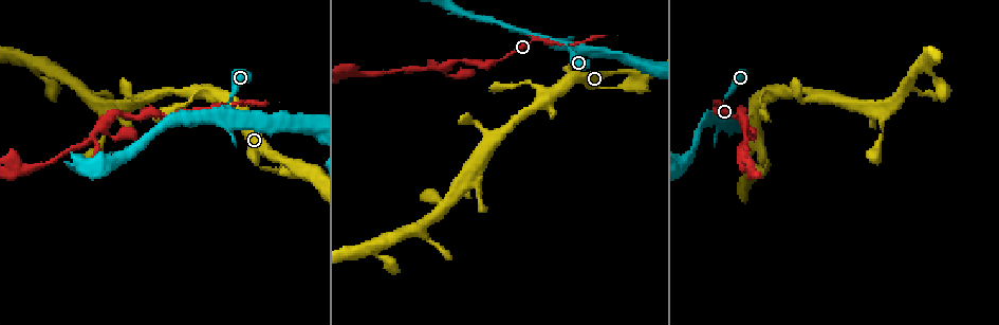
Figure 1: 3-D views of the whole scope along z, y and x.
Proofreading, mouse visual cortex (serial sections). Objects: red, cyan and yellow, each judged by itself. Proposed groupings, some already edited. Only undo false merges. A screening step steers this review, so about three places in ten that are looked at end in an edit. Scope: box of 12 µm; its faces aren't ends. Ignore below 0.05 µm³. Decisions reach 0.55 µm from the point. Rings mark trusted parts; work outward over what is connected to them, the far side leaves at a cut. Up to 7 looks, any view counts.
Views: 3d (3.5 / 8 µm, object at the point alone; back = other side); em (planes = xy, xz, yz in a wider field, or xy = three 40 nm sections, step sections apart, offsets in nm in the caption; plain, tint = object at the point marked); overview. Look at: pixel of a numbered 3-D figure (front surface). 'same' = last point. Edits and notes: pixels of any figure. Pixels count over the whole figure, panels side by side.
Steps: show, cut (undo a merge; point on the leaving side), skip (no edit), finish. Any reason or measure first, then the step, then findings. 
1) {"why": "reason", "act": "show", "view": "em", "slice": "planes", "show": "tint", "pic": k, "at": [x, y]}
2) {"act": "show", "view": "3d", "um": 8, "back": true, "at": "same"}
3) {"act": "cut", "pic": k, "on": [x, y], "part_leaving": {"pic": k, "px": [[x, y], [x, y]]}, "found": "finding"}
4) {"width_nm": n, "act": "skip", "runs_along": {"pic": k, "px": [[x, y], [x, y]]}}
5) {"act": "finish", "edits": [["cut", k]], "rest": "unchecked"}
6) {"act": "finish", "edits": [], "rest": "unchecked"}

{"why": "thin neck", "act": "show", "view": "3d", "um": 8, "pic": 1, "at": [562, 42]}

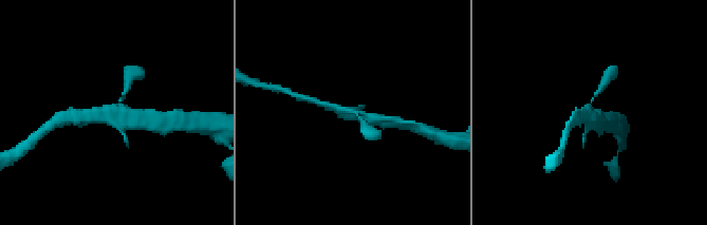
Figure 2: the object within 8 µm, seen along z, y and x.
{"why": "zoom in", "act": "show", "view": "3d", "um": 3.5, "pic": 2, "at": [354, 110]}

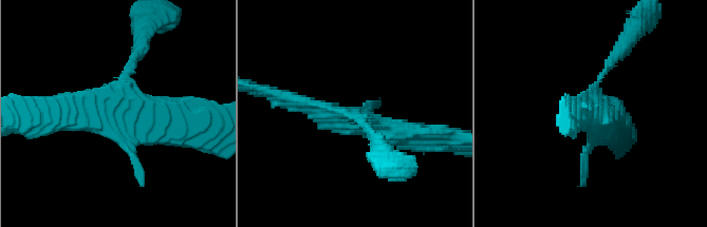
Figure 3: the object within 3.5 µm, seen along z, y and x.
{"why": "need the tissue", "act": "show", "view": "em", "slice": "xy", "step": 5, "show": "tint", "pic": 3, "at": [596, 94]}

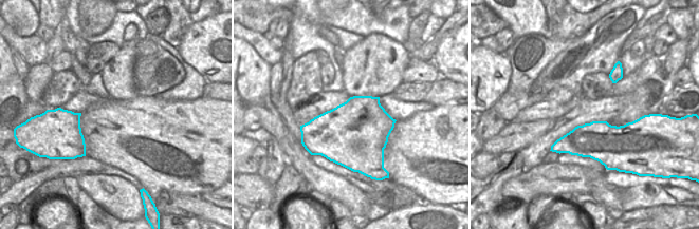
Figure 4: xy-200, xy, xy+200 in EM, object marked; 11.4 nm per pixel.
{"act": "skip", "runs_along": {"pic": 3, "px": [[141, 39], [114, 95], [175, 124]]}, "found": "one cell here"}

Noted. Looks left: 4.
{"why": "four or more arms meet", "act": "show", "view": "3d", "um": 3.5, "pic": 1, "at": [746, 125]}

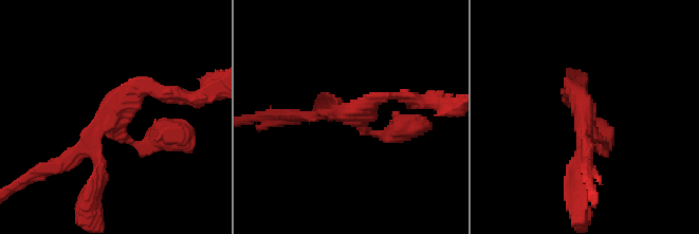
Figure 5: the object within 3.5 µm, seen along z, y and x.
{"arms": 4, "arm_widths_nm": [150, 150, 150, 150], "why": "need the tissue", "act": "show", "view": "em", "slice": "planes", "show": "tint", "pic": 5, "at": [113, 114]}

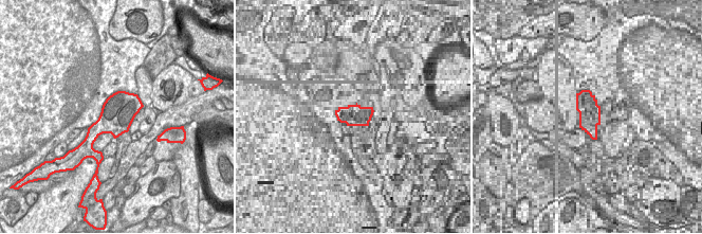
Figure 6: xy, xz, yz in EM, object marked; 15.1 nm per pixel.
{"act": "skip", "runs_along": {"pic": 5, "px": [[169, 92], [141, 89], [56, 164]]}, "found": "all the same cell"}

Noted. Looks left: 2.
{"why": "arms run side by side", "act": "show", "view": "em", "slice": "xy", "step": 5, "show": "tint", "pic": 1, "at": [20, 172]}

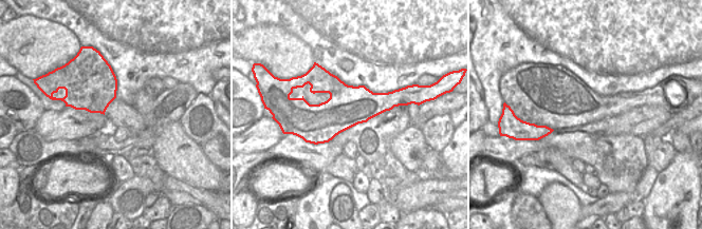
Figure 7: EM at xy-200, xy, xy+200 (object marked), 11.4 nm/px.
{"act": "show", "view": "3d", "um": 3.5, "back": true, "at": "same"}

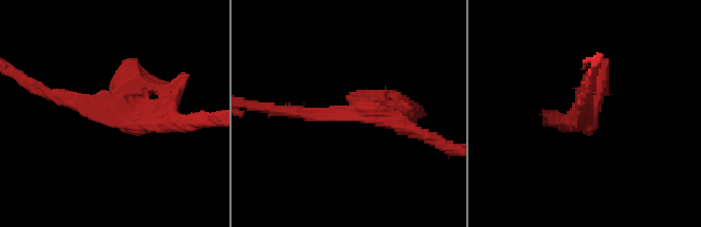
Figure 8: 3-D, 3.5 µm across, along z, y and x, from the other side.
{"act": "skip", "found": "one cell here"}

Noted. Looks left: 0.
{"act": "finish", "edits": [], "rest": "unchecked"}

